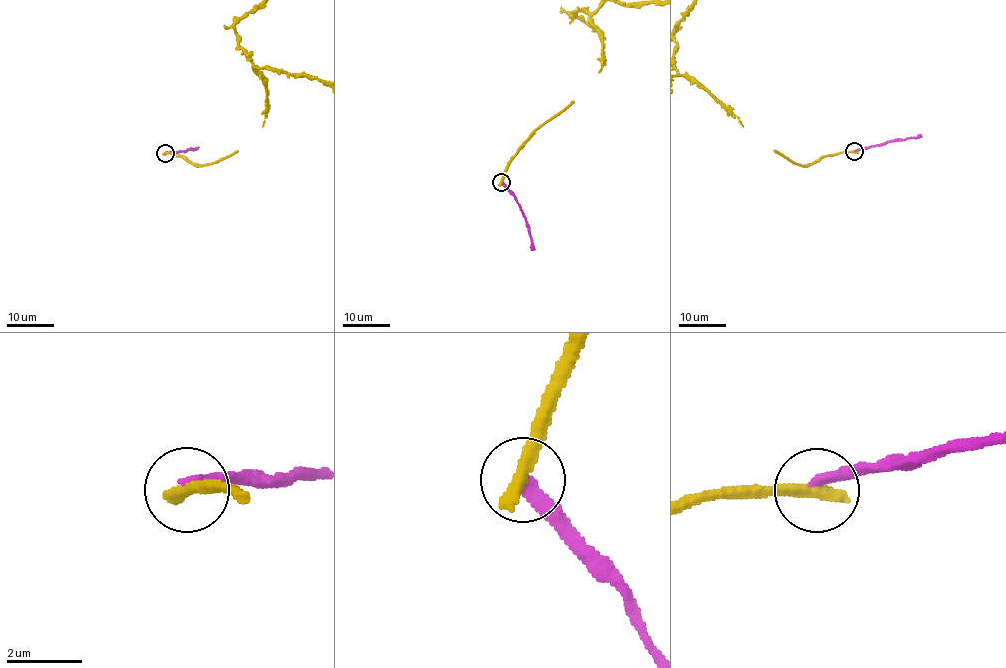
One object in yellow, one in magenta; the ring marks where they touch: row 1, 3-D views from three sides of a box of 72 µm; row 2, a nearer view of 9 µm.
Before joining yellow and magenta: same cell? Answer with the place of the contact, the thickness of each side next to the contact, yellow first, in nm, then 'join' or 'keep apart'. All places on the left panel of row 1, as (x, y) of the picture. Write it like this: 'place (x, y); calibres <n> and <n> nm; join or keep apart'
place (165, 153); calibres 440 and 320 nm; keep apart

